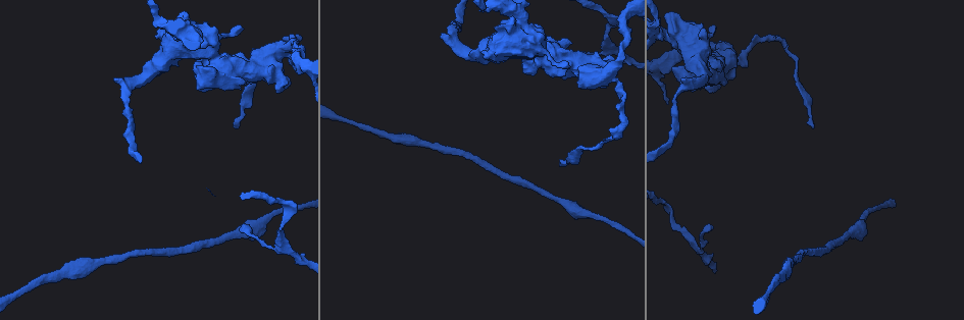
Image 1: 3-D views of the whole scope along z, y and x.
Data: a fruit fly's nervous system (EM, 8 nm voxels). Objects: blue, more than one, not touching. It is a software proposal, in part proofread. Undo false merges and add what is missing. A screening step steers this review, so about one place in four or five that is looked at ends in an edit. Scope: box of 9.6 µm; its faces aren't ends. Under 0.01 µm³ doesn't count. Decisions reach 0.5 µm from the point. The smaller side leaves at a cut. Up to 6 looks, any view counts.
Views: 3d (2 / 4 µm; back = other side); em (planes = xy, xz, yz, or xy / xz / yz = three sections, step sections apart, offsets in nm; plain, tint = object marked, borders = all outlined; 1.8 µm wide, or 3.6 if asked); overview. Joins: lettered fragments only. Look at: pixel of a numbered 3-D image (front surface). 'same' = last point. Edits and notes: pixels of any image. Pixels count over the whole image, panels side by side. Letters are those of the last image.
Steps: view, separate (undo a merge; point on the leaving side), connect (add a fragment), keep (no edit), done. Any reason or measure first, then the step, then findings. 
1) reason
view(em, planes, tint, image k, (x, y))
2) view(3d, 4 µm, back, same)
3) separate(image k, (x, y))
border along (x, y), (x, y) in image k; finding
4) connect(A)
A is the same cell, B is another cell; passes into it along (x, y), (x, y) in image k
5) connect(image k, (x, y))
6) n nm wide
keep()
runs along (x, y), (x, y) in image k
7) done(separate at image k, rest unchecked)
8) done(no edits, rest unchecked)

view(3d, 2 µm, image 1, (673, 69))

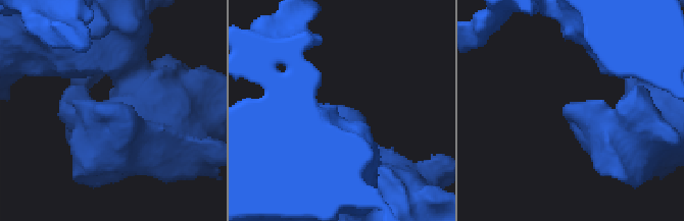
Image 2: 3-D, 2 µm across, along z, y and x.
view(em, planes, borders, image 2, (563, 115))

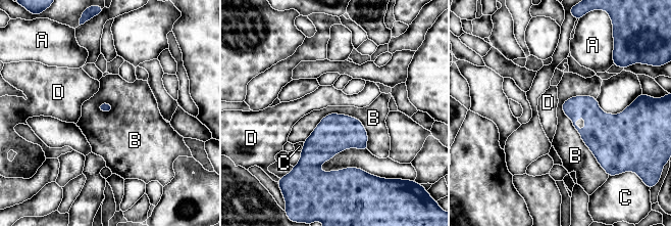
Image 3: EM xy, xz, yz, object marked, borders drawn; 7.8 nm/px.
B touches over 650 nm
keep()
A, B, C and D are other cells; border along (567, 98), (562, 111), (605, 170) in image 3; no lettered fragment goes on from it

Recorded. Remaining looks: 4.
thin arm on a thick one
view(3d, 4 µm, image 1, (290, 58))

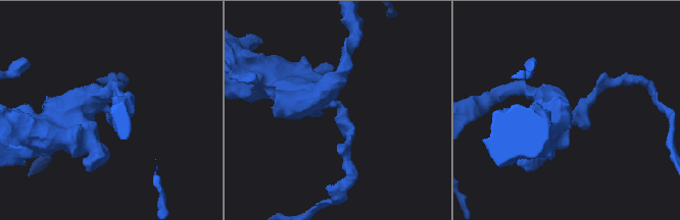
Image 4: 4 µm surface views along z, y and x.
3 arms
view(em, planes, borders, image 4, (338, 108))

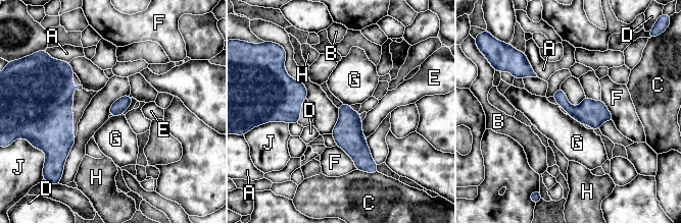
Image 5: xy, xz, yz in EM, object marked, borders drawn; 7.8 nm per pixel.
keep()
A, B, C, D, E, F, G, H and J are other cells; border along (568, 114), (583, 125) in image 5; all the same cell

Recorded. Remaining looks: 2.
thin end
view(em, yz, step 8, tint, image 1, (712, 227))

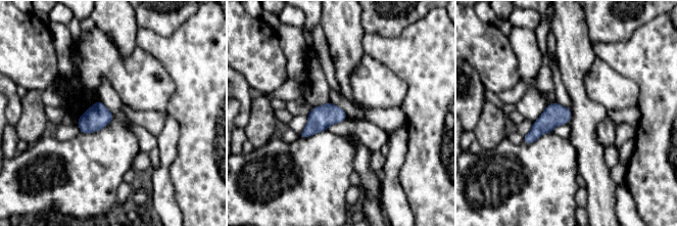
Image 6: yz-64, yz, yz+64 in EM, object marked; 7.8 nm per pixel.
view(em, planes, borders, same)

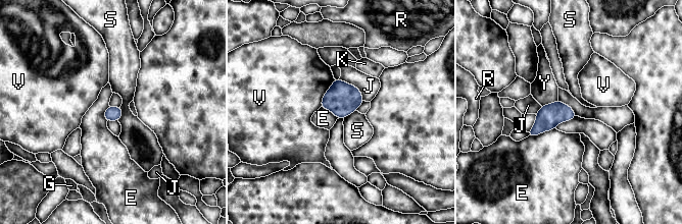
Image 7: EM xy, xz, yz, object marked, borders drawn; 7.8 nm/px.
110 nm wide
keep()
E, G, J, K, R, S, V and Y are other cells; border along (554, 127), (528, 136) in image 7; no lettered fragment goes on from it

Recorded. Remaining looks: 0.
done(no edits, rest unchecked)

